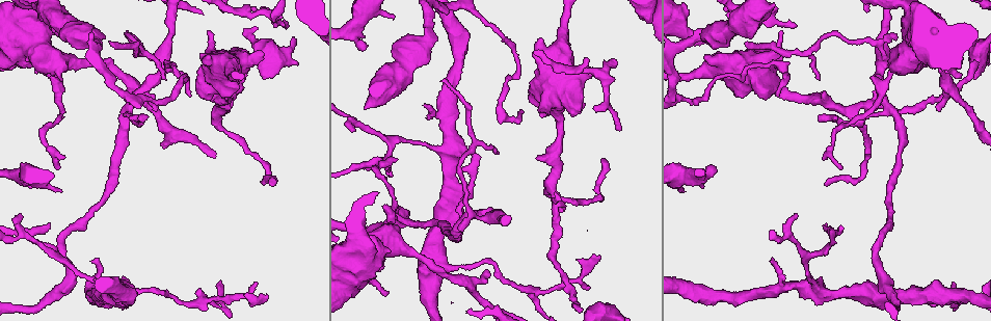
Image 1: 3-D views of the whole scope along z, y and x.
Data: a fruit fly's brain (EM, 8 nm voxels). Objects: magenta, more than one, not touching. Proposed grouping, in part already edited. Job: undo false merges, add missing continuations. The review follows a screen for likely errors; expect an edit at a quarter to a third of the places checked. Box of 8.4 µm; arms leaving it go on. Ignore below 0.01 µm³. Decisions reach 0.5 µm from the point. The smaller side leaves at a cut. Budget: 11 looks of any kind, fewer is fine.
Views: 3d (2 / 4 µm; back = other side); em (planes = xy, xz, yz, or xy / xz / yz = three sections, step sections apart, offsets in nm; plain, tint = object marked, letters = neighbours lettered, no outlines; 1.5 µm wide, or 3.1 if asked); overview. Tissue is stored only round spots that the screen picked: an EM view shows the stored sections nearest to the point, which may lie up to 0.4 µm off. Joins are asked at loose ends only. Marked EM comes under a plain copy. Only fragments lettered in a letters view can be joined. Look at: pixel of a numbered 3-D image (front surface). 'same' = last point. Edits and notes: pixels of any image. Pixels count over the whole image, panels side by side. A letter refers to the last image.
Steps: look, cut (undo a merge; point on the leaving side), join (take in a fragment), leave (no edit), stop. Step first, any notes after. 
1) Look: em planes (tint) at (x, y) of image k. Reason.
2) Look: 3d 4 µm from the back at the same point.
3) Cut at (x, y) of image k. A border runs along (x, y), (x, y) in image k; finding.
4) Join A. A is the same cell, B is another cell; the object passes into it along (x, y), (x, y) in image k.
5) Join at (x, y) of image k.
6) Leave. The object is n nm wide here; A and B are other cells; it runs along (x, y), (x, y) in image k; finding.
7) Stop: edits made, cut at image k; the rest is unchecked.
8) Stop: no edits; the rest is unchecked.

Look: em xz step 4 (tint) at (29, 65) of image 1. Sudden change in width.

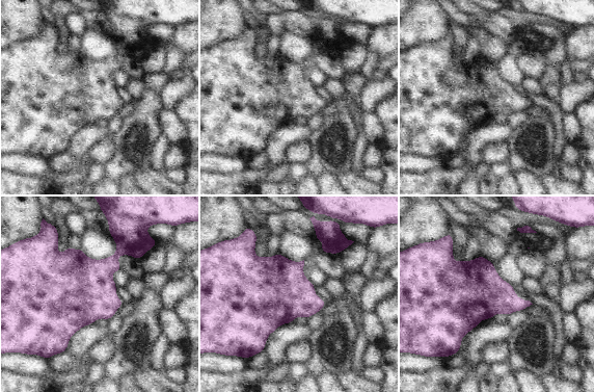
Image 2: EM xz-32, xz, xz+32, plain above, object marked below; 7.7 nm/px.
Look: em planes (tint) at the same point.

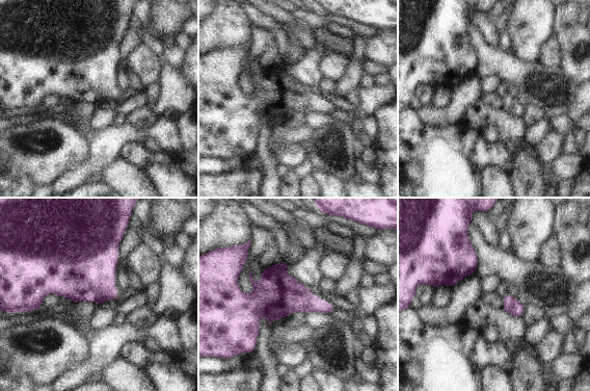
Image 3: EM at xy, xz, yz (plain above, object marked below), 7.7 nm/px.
Look: em planes (letters) at the same point. See the neighbours.

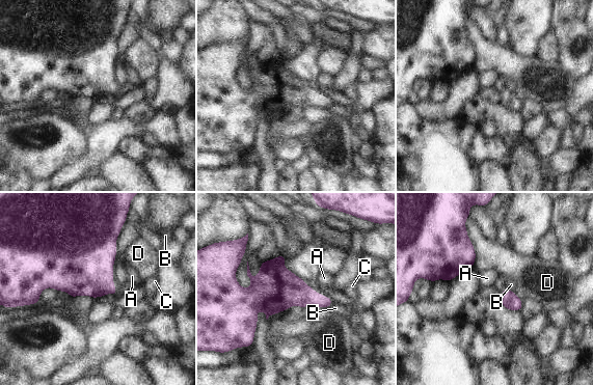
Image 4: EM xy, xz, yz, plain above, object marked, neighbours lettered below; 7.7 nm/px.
Leave. The object is 340 nm wide here; A, B, C and D are other cells; continuous, no second cell.

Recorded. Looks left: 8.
Look: 3d 2 µm at (208, 31) of image 1. Free end.

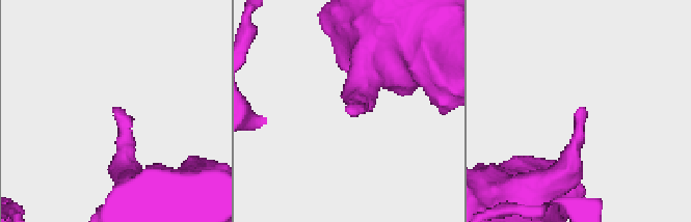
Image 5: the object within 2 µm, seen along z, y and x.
Look: em xz step 8 (letters) at (348, 110) of image 5. Now the EM.

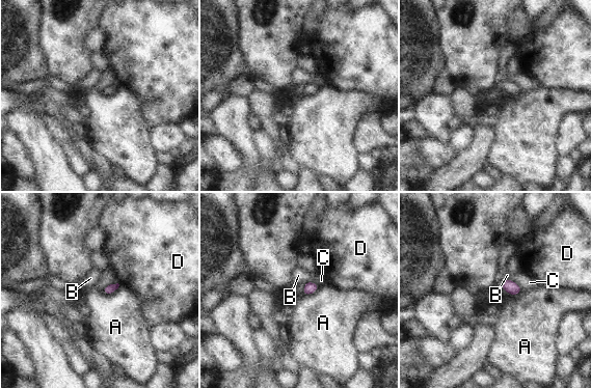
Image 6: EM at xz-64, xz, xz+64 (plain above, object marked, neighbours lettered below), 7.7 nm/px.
Look: em planes (letters) at the same point. Another direction.

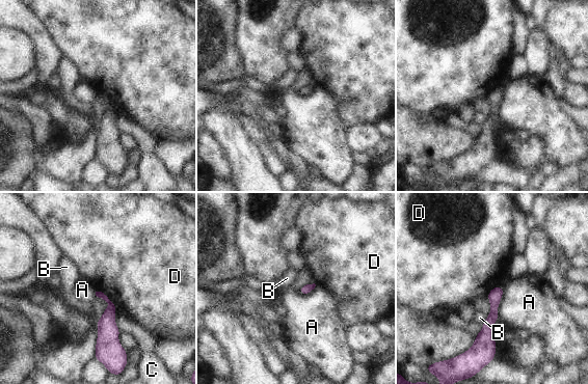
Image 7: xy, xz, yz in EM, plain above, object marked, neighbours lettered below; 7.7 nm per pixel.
Leave. A, B, C and D are other cells; a border runs along (504, 290), (498, 307), (498, 318) in image 7; no lettered fragment goes on from it.

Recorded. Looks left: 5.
Look: em xy step 8 (tint) at (224, 101) of image 1. Sudden change in width.

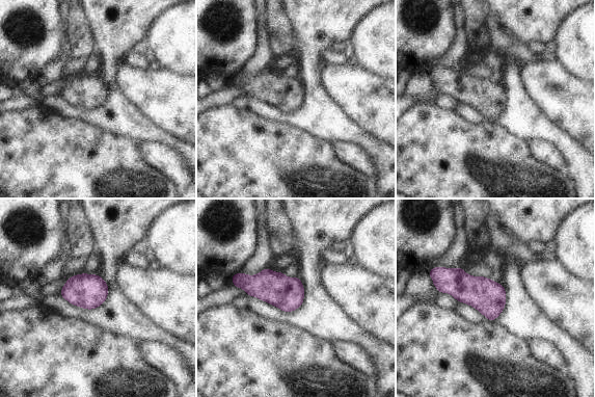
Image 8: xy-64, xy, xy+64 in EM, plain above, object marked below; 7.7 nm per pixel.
Look: em planes (letters) at the same point. Another direction.

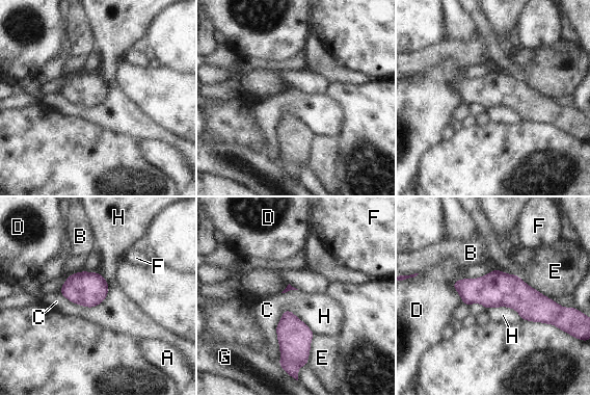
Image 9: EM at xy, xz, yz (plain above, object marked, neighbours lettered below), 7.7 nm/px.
Leave. A, B, C, D, E, F, G and H are other cells; it runs along (456, 284), (557, 308) in image 9; continuous, no second cell.

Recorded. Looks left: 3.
Look: em xz step 4 (letters) at (619, 130) of image 1. Thin end.

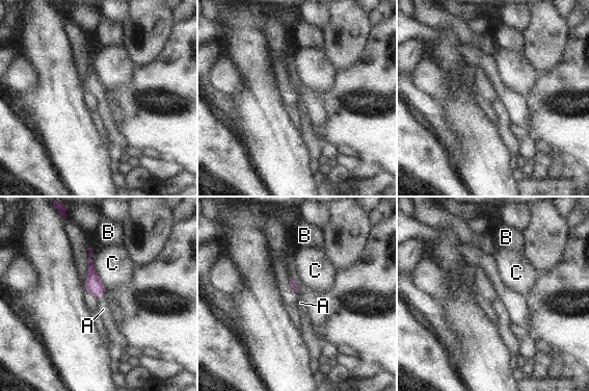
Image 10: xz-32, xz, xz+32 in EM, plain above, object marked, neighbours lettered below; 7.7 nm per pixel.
Look: em planes (letters) at the same point. Cut it another way.

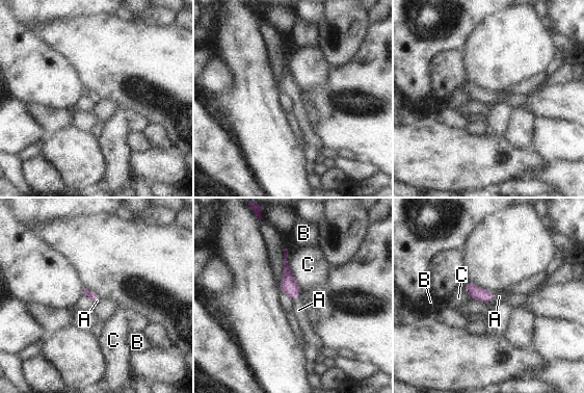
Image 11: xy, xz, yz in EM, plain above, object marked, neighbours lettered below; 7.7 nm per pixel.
Join at (499, 296) of image 11. A is the same cell, B and C are other cells; the object passes into it along (477, 293), (494, 297), (499, 296) in image 11; it goes on there.

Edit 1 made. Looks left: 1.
Look: em planes (letters) at (363, 167) of image 1. Branch point.

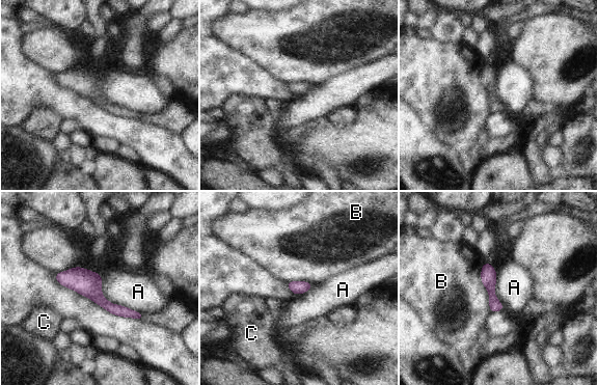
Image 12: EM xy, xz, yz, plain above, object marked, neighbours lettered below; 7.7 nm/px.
Leave. The longest contact is with A, 460 nm; A, B and C are other cells; a border runs along (101, 274), (107, 299), (143, 313) in image 12; continuous, no second cell.

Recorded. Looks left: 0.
Stop: edits made, join at image 11; the rest is unchecked.

